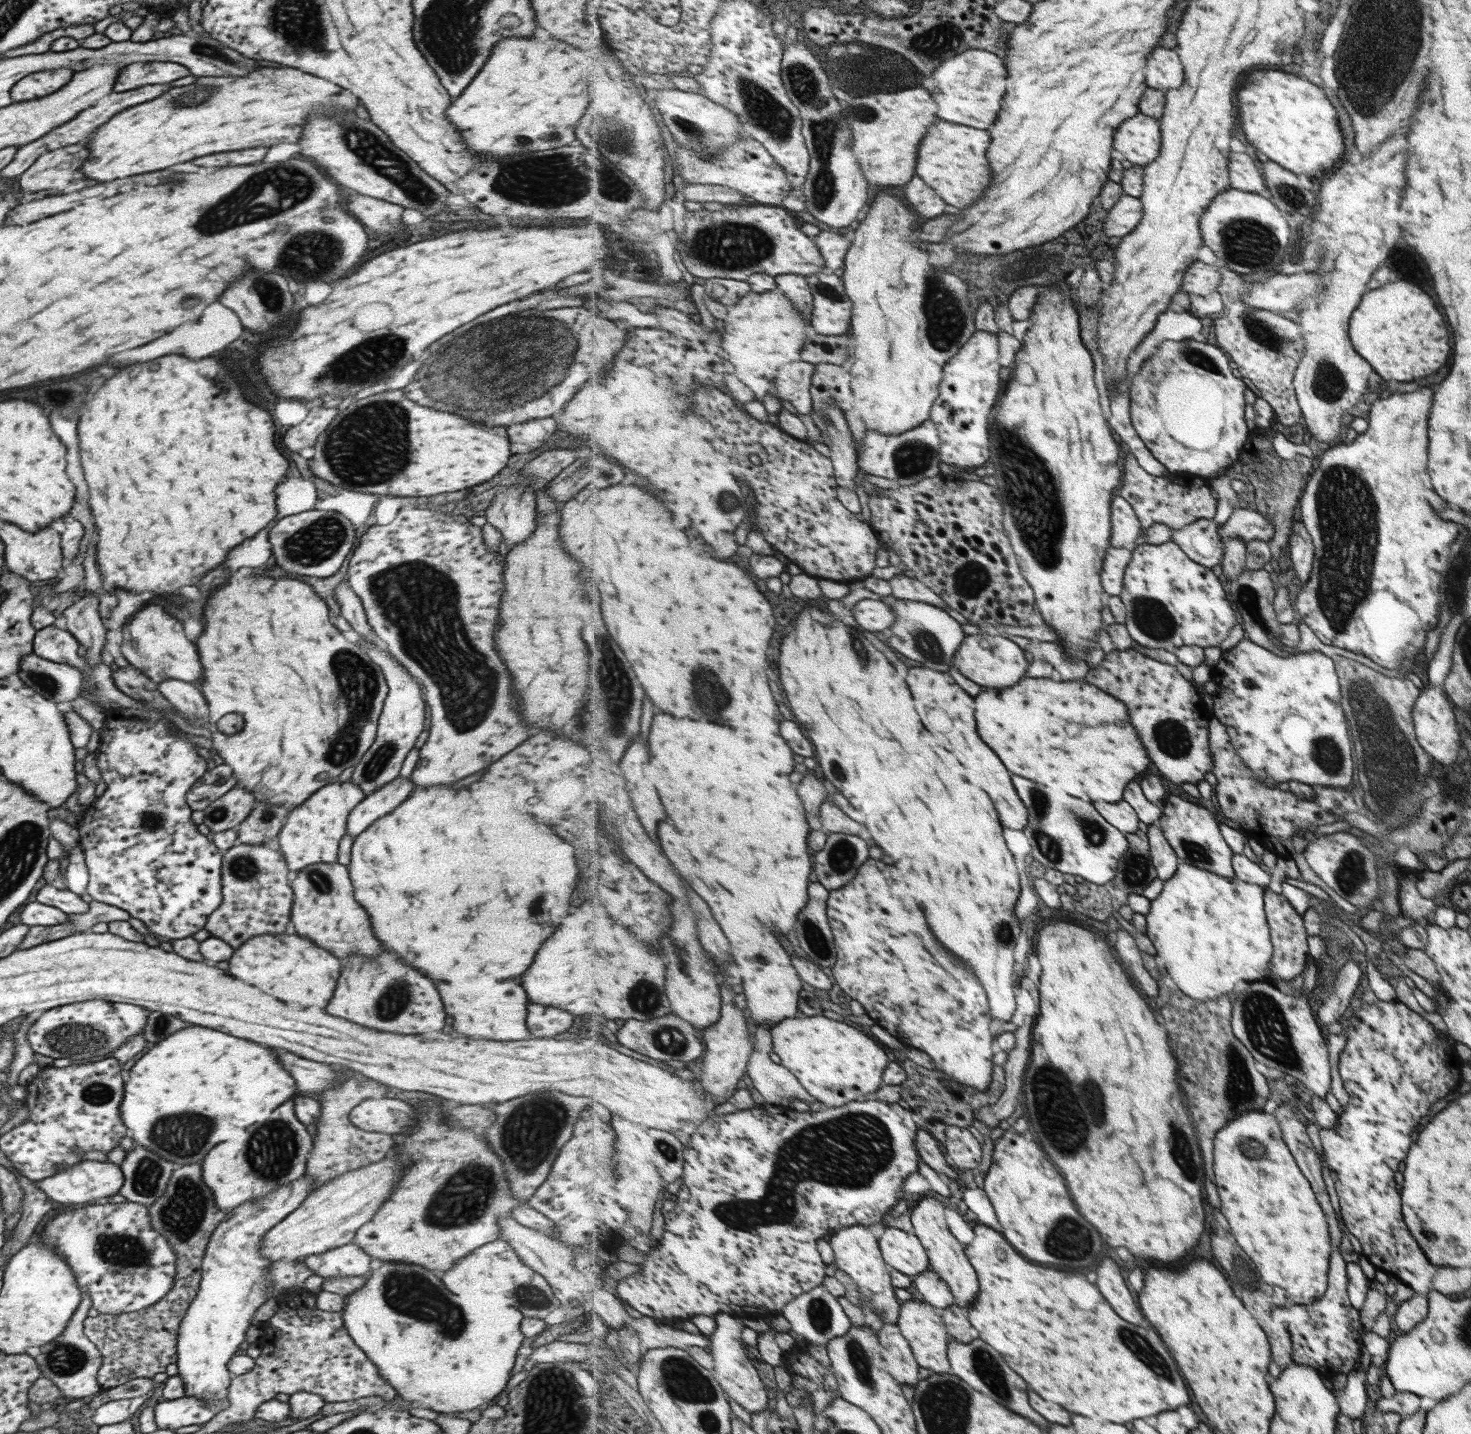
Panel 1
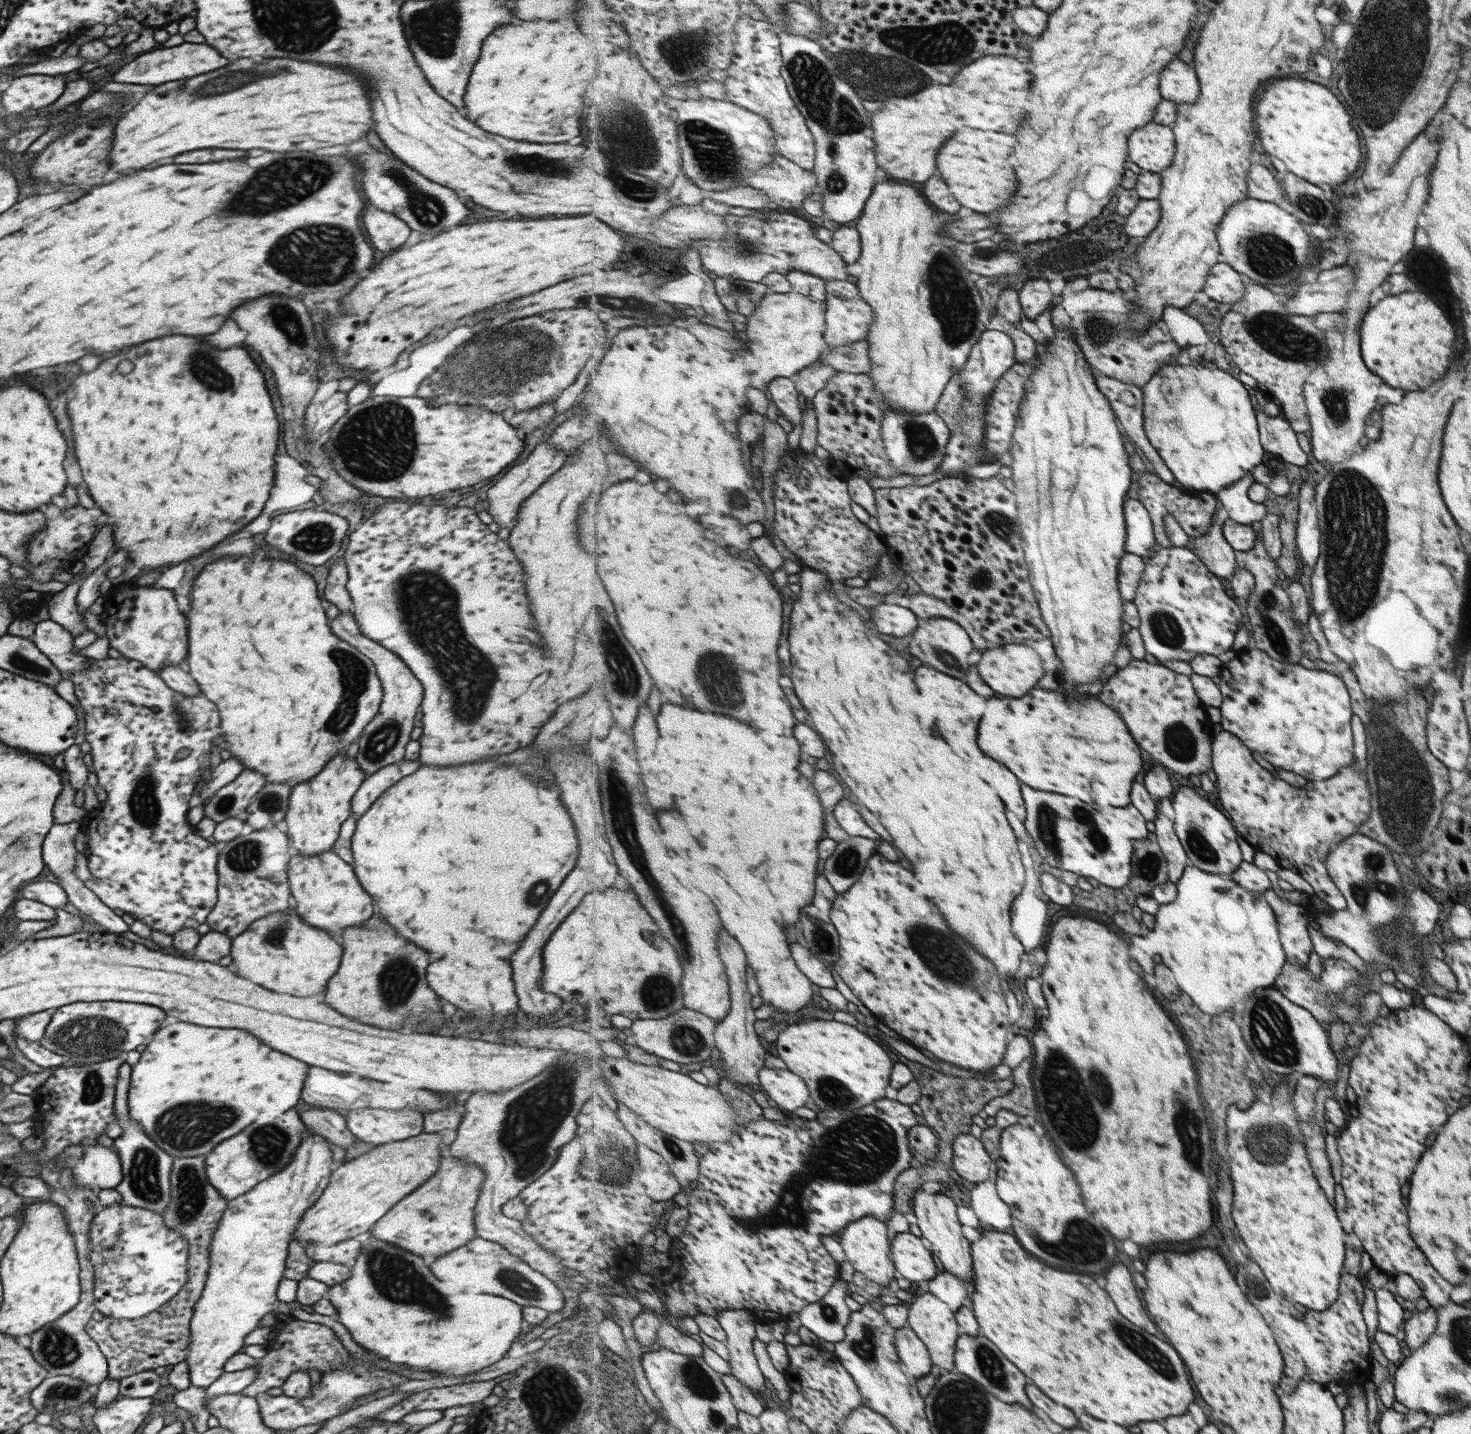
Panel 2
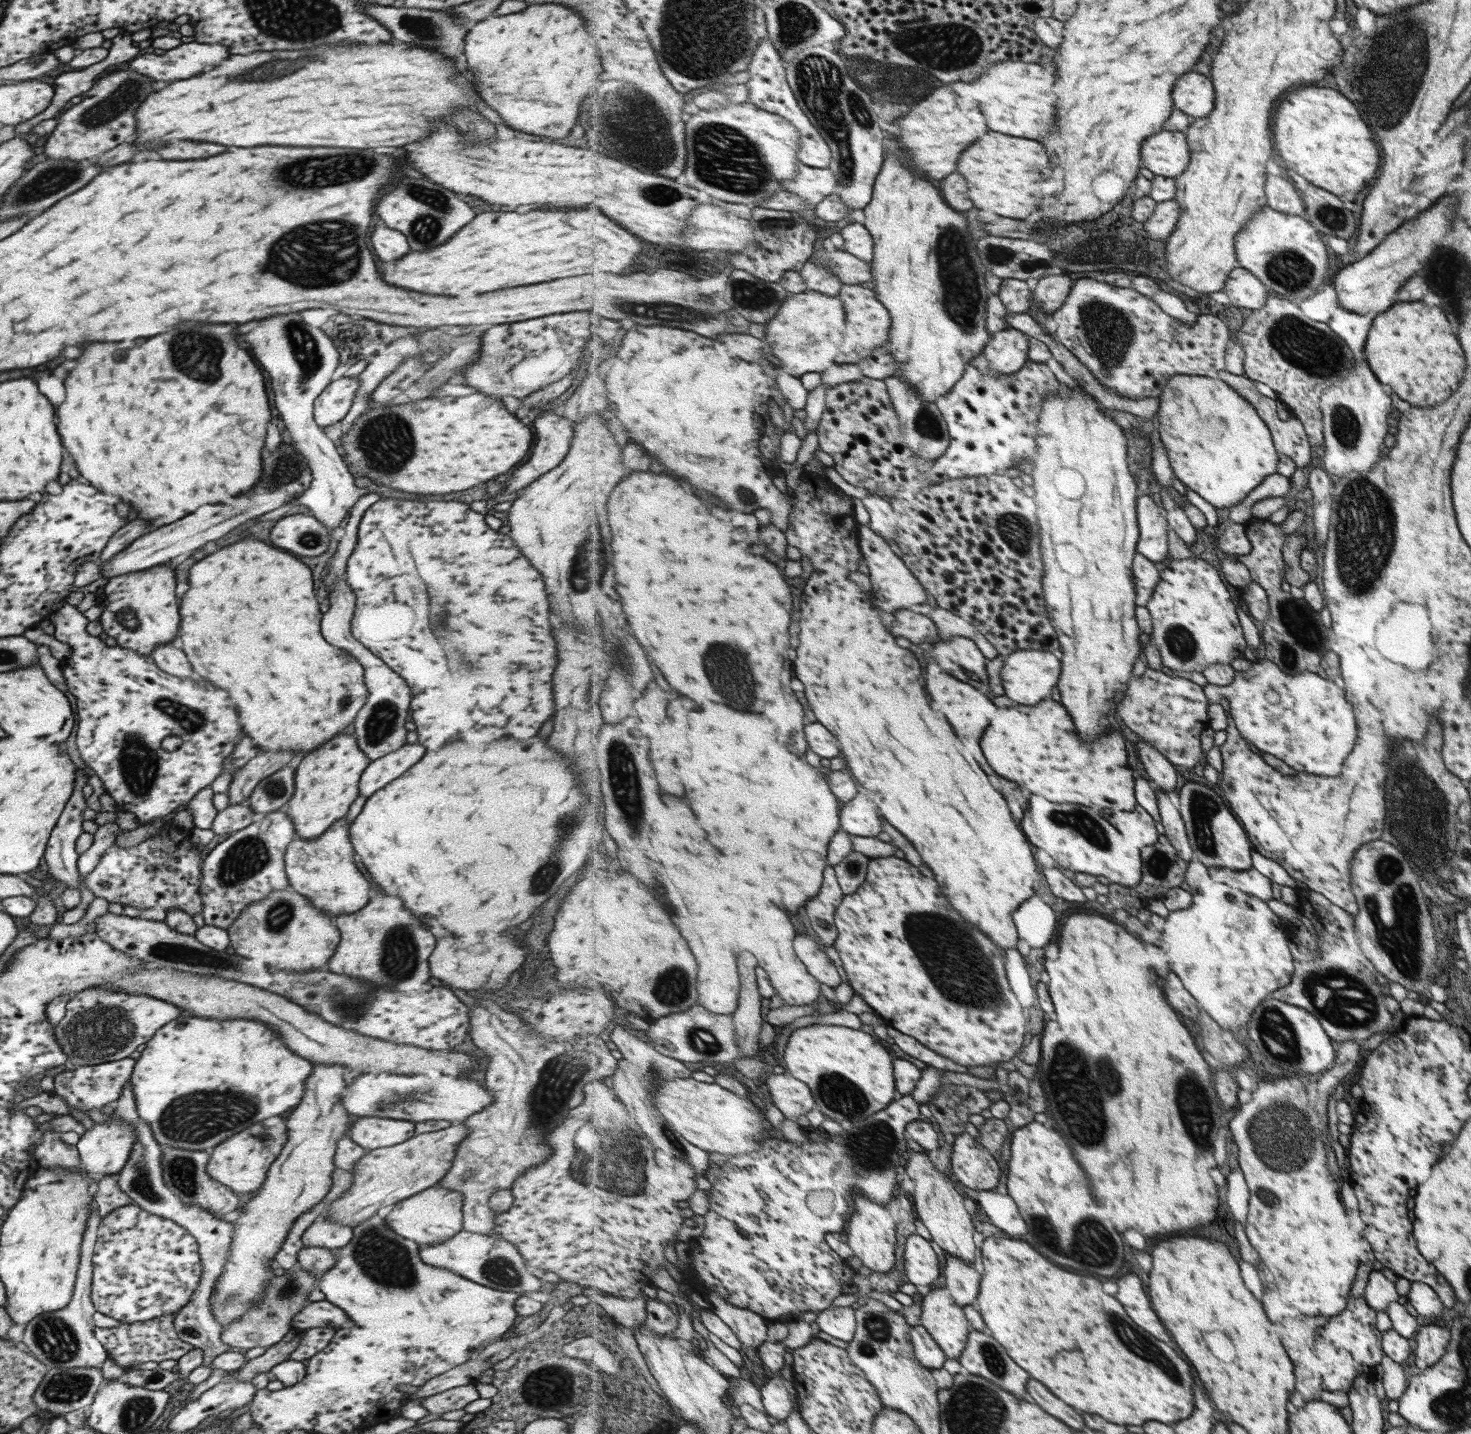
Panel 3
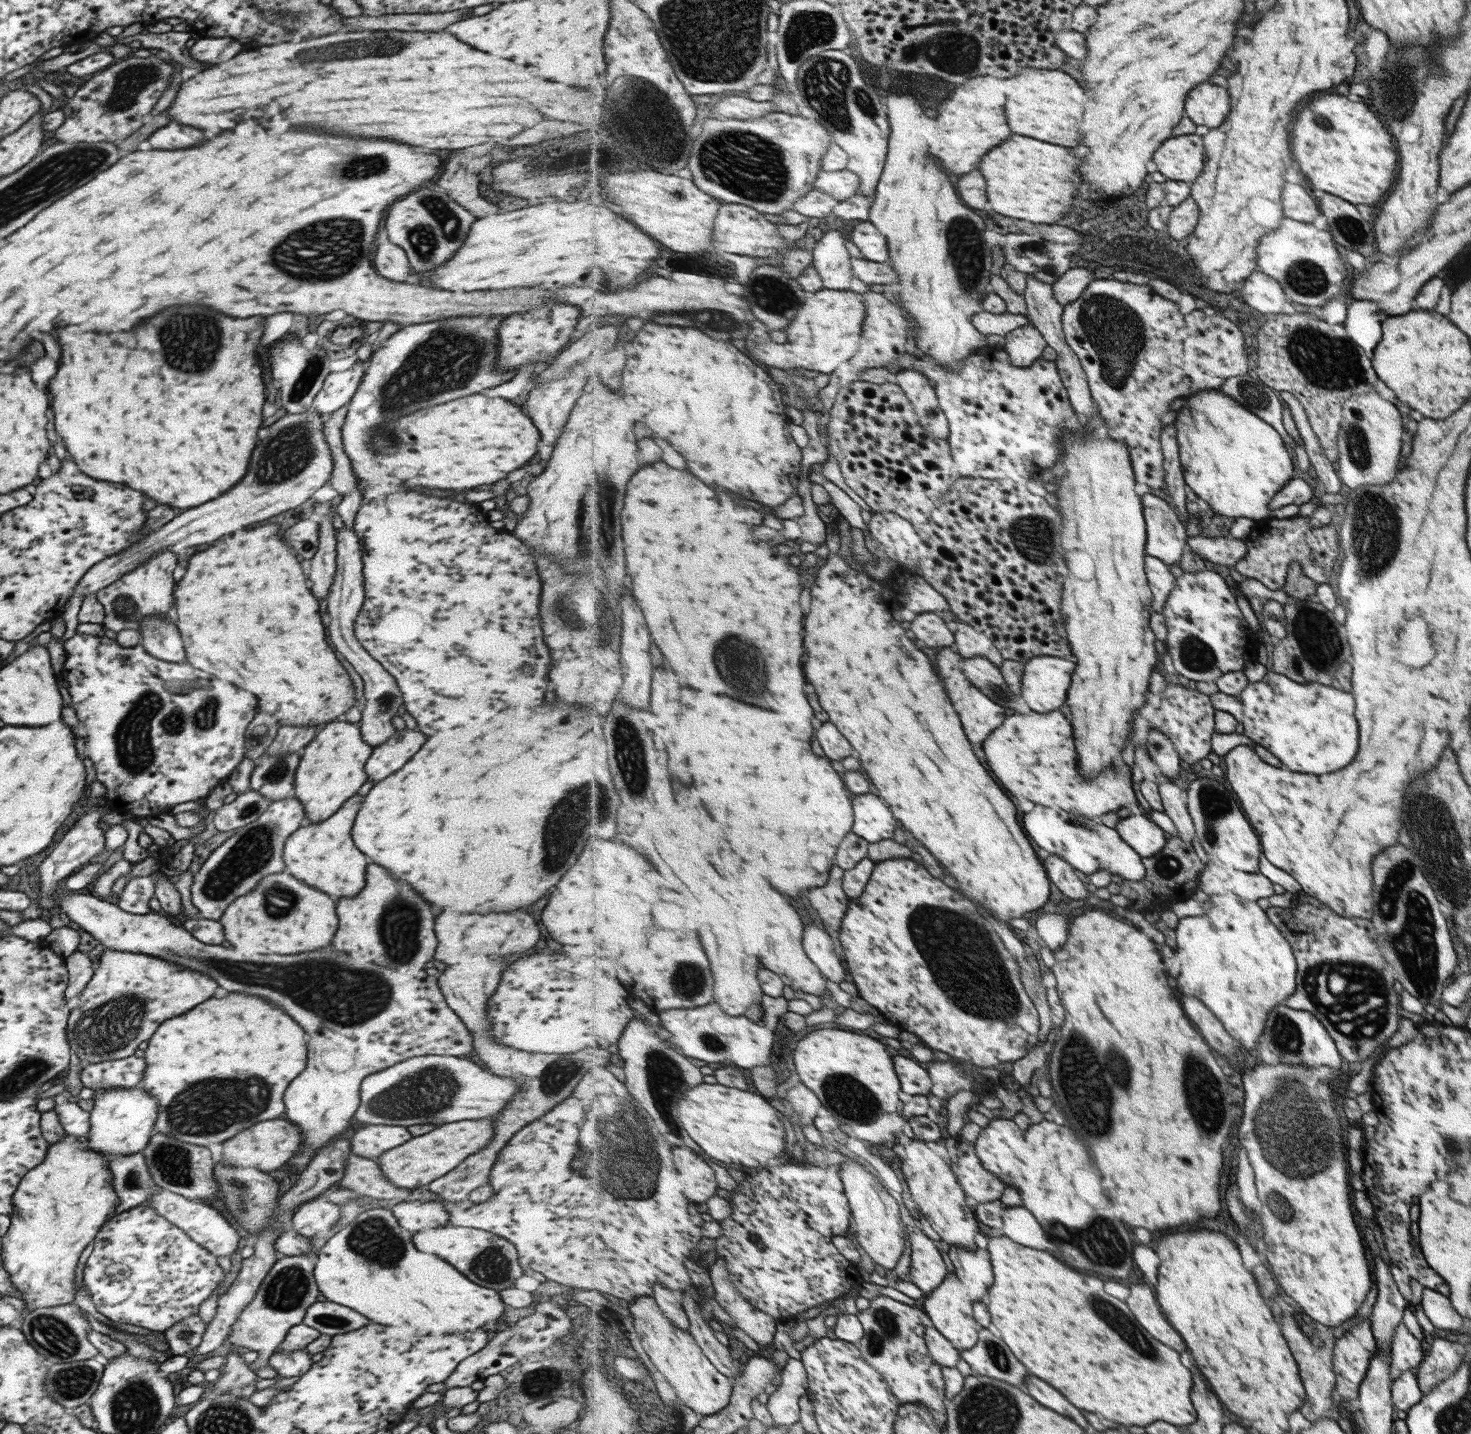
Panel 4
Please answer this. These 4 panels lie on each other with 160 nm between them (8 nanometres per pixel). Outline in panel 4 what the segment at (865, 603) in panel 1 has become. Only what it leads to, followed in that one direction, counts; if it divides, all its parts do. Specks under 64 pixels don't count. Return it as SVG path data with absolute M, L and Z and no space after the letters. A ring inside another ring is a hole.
M932 612L917 615L911 622L911 630L919 640L927 642L929 646L944 648L956 644L955 633L941 616Z

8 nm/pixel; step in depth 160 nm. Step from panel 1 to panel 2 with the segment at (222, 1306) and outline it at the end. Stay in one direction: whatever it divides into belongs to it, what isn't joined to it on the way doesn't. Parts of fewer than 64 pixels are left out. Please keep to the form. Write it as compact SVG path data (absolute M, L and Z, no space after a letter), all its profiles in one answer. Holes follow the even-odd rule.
M304 1126L300 1143L292 1152L290 1161L280 1171L258 1182L240 1197L227 1201L217 1229L211 1235L207 1248L205 1283L188 1322L189 1345L185 1349L184 1361L189 1369L191 1386L205 1388L215 1381L224 1372L222 1368L225 1360L239 1353L245 1336L257 1329L259 1320L272 1310L290 1318L326 1325L333 1330L350 1356L395 1372L405 1379L427 1380L442 1375L441 1372L414 1371L387 1359L371 1357L353 1342L348 1330L334 1317L317 1314L310 1305L299 1304L295 1300L285 1304L276 1299L276 1290L283 1278L289 1237L299 1225L303 1212L313 1207L313 1203L321 1196L333 1171L332 1154L327 1144L328 1141L321 1135Z

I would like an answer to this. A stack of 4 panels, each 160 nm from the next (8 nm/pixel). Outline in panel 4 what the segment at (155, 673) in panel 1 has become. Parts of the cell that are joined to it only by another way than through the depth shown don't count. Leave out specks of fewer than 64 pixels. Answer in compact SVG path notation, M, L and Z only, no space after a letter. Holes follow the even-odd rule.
M160 550L158 553L147 557L129 572L120 576L108 587L102 588L95 593L96 601L104 608L105 618L101 624L103 629L112 630L117 633L119 630L136 630L140 632L138 620L149 615L165 615L171 608L173 600L174 582L171 580L171 572L175 568L175 555L170 550Z

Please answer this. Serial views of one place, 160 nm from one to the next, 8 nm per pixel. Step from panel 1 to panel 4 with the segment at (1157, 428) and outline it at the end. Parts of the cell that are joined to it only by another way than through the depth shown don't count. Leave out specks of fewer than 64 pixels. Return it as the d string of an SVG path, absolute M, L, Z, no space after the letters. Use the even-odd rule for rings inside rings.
M1207 389L1205 391L1199 391L1195 395L1189 396L1184 399L1184 407L1177 413L1177 419L1175 424L1178 426L1178 439L1180 444L1180 455L1188 486L1196 492L1202 504L1208 504L1210 508L1216 513L1222 516L1228 516L1231 518L1250 518L1253 521L1261 520L1262 518L1269 517L1269 502L1276 496L1278 492L1290 481L1291 474L1293 474L1293 464L1289 460L1289 454L1285 450L1280 434L1266 422L1263 422L1260 418L1257 418L1250 410L1247 410L1242 404L1239 404L1237 400L1231 398L1231 396L1223 393L1220 389Z

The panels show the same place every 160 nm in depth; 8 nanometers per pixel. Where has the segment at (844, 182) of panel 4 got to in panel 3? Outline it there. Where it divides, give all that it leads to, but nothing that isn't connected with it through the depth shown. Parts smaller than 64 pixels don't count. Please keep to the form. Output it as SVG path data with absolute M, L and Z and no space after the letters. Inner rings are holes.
M801 163L798 168L798 176L793 180L785 180L782 185L785 191L803 197L806 208L813 210L825 198L837 194L840 182L838 176L835 176L831 169L812 167Z

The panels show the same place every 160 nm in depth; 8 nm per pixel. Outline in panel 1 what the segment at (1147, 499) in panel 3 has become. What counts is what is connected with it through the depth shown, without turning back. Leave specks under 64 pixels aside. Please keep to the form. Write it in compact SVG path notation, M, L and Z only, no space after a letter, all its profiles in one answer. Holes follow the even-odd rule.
M1121 495L1114 498L1112 522L1112 546L1135 550L1143 539L1145 529L1134 506Z

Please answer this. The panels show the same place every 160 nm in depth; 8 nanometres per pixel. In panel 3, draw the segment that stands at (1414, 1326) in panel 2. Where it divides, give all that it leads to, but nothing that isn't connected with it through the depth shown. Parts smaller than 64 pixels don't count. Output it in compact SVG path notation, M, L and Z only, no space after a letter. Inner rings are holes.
M1437 1324L1422 1325L1414 1335L1415 1354L1414 1364L1419 1370L1425 1370L1429 1364L1437 1362L1446 1351L1450 1332L1447 1327Z

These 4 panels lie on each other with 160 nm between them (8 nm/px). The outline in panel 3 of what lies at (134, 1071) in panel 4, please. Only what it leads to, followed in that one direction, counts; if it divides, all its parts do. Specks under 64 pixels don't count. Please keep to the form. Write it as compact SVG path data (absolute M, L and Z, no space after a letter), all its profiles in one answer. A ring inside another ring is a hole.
M127 1057L113 1062L97 1063L96 1065L80 1066L74 1070L62 1071L53 1077L53 1091L49 1091L47 1094L61 1096L71 1110L81 1110L86 1115L87 1110L91 1108L107 1109L118 1099L124 1086L128 1084L135 1061L135 1059Z

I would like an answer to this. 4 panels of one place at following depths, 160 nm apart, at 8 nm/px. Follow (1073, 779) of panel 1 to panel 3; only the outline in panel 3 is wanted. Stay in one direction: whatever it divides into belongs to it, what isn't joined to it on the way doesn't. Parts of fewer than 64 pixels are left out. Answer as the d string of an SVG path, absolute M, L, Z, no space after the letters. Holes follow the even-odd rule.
M1051 698L1048 700L1041 702L1041 706L1019 704L997 712L993 726L989 726L981 740L989 764L1001 776L1051 802L1073 802L1100 810L1115 808L1133 812L1138 804L1135 772L1129 764L1129 752L1120 730L1097 738L1095 744L1085 744L1077 736L1067 708Z

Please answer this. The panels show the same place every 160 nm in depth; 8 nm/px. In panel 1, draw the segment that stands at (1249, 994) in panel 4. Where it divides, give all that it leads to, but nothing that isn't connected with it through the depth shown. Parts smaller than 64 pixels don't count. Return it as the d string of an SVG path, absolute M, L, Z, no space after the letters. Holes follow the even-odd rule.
M1183 862L1175 876L1166 881L1161 896L1152 901L1146 915L1147 934L1159 948L1157 954L1165 958L1165 968L1185 994L1195 1000L1213 1001L1225 994L1232 996L1235 990L1253 981L1263 980L1273 952L1263 910L1264 890L1265 886L1245 882L1237 876L1227 878Z

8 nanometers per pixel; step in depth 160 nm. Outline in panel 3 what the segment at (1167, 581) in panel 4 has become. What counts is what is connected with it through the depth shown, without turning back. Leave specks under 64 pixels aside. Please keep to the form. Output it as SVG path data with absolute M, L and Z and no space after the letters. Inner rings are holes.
M1138 553L1133 563L1133 574L1137 589L1136 601L1140 606L1146 607L1152 600L1157 585L1160 584L1161 566Z

